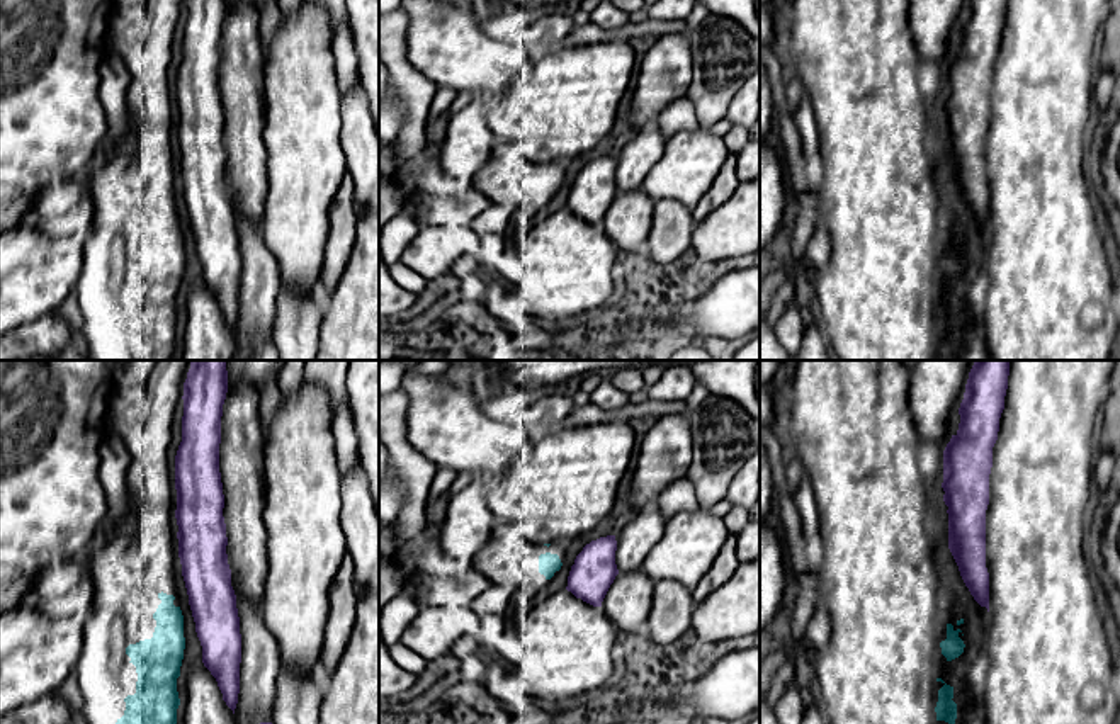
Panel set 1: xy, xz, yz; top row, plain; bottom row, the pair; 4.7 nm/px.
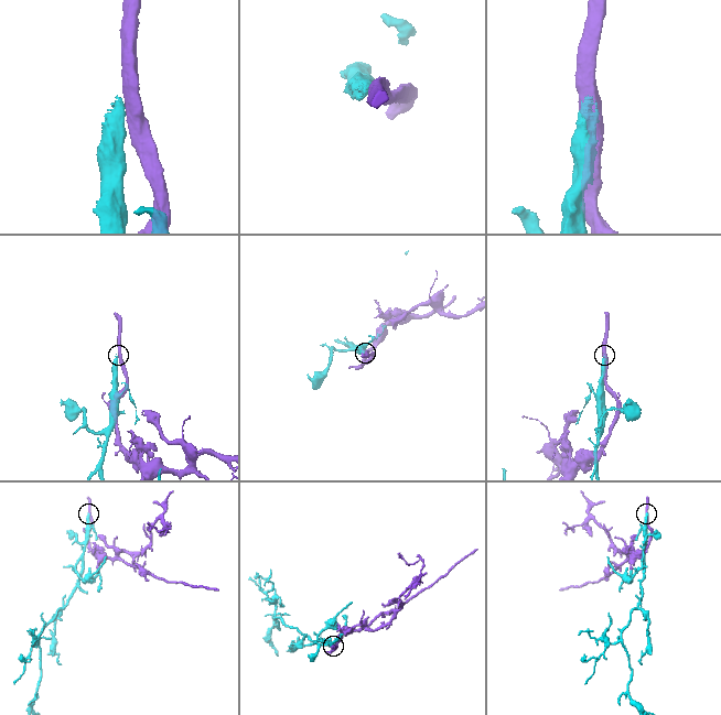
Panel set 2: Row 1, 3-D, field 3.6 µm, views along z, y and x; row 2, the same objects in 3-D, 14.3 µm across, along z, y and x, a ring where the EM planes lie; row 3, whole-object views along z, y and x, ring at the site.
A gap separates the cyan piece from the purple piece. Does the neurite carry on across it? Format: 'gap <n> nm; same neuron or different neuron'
gap 50 nm; different neuron

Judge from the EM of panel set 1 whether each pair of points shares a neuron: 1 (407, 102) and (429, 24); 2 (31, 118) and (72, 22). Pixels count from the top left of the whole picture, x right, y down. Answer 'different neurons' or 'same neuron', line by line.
1: different neurons
2: same neuron

